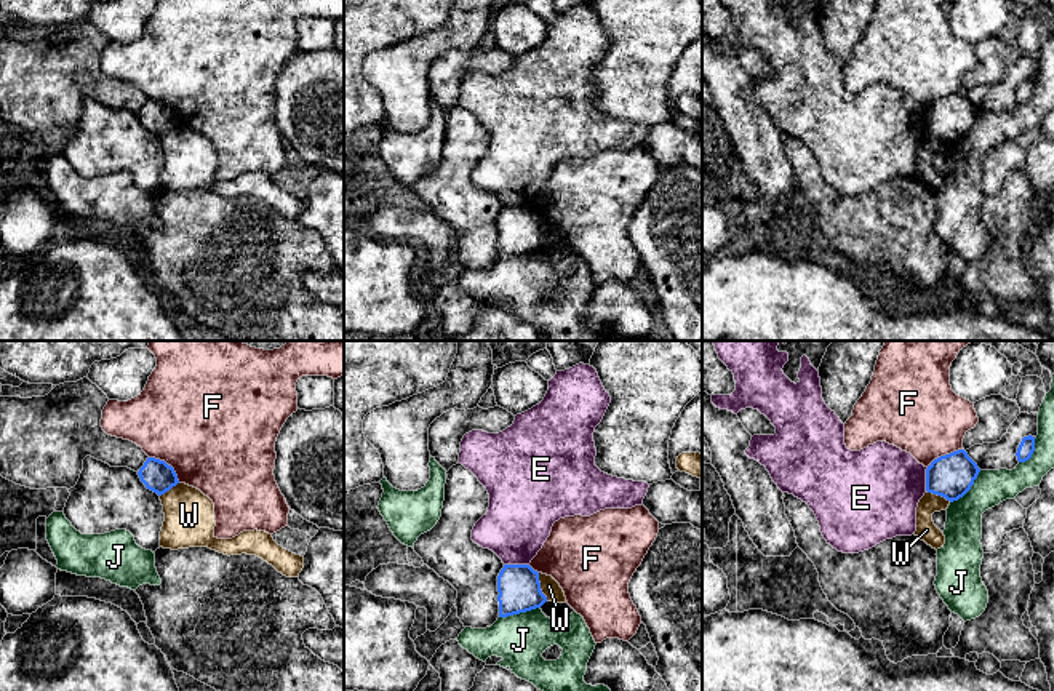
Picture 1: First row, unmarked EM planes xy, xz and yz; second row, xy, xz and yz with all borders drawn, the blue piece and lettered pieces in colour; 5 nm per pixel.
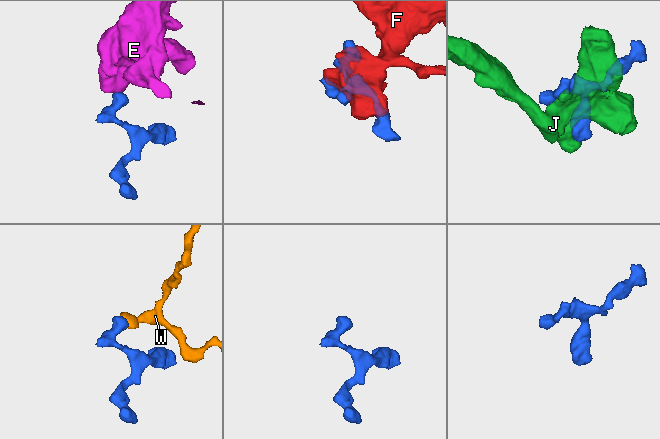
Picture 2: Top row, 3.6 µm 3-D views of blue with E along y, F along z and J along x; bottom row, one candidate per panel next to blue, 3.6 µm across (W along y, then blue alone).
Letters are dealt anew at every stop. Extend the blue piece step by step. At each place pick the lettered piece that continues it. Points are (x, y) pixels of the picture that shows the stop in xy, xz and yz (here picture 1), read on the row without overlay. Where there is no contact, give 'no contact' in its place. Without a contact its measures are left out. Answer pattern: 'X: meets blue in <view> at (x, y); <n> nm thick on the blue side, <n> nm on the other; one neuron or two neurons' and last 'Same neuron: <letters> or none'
E: meets blue in xz at (517, 207); 220 nm thick on the blue side, 340 nm on the other; two neurons
F: meets blue in xy at (167, 106); 160 nm thick on the blue side, 500 nm on the other; two neurons
J: meets blue in xz at (519, 255); 220 nm thick on the blue side, 260 nm on the other; two neurons
W: meets blue in xz at (539, 229); 220 nm thick on the blue side, 90 nm on the other; two neurons
Same neuron: none

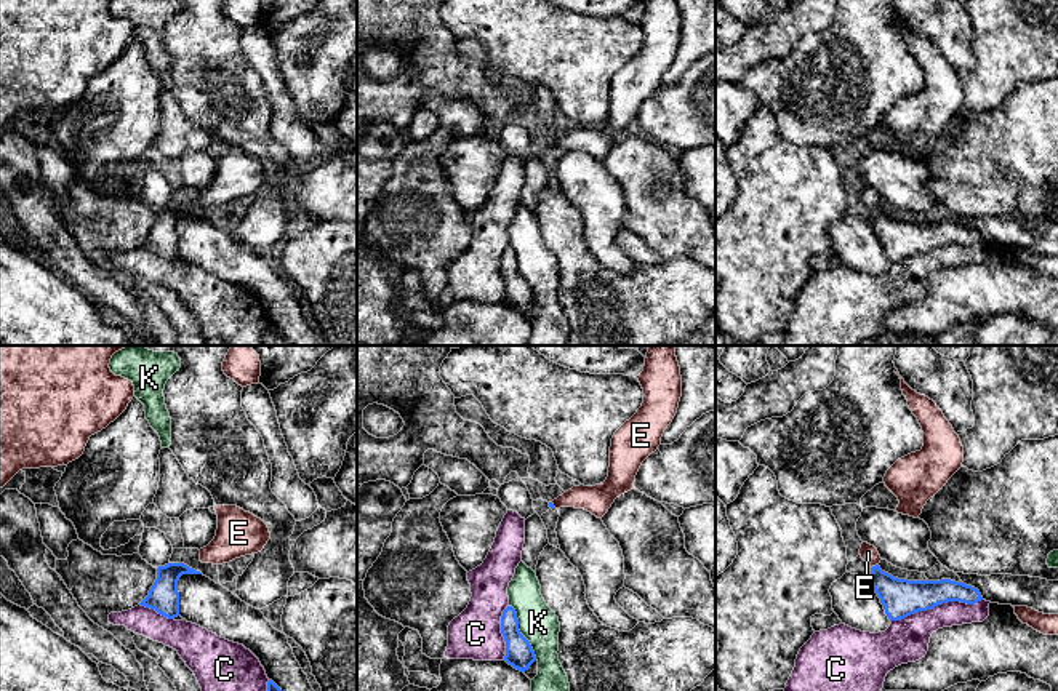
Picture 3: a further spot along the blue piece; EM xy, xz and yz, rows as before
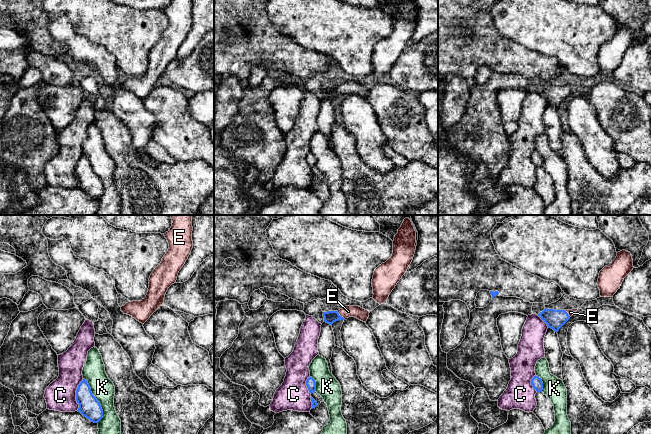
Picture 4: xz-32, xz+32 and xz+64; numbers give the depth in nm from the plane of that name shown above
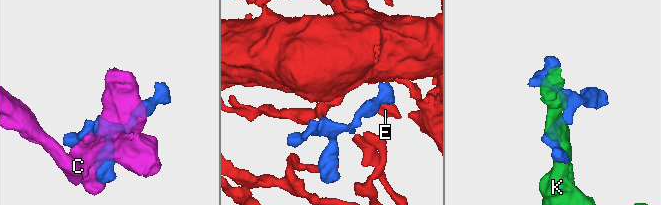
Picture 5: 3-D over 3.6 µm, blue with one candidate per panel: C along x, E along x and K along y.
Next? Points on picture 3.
C: meets blue in yz at (937, 247); 190 nm thick on the blue side, 220 nm on the other; two neurons
E: meets blue in yz at (876, 207); 190 nm thick on the blue side, 90 nm on the other; one neuron
K: meets blue in xz at (519, 274); 140 nm thick on the blue side, 190 nm on the other; two neurons
Same neuron: E

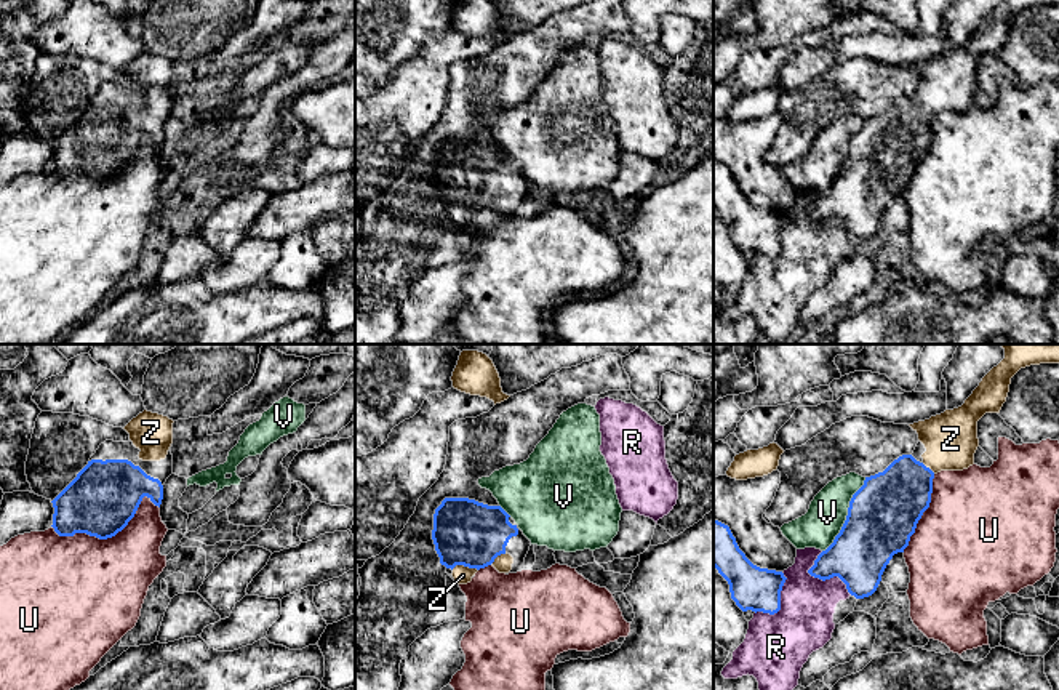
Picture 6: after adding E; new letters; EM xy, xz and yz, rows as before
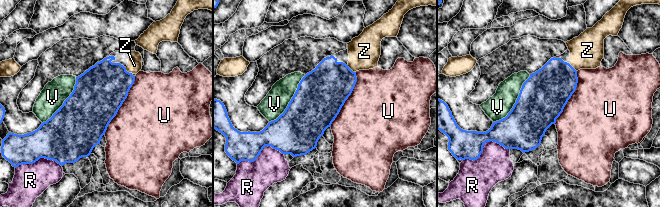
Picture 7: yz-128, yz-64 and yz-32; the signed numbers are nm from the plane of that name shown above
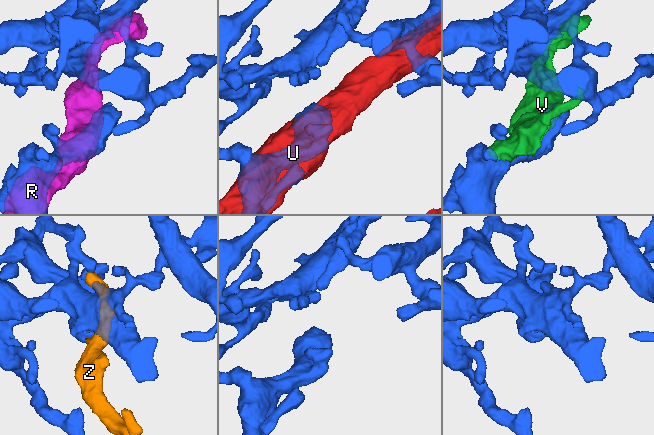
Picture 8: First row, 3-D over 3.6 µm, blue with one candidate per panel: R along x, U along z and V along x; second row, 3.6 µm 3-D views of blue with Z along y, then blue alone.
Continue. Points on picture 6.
R: meets blue in yz at (821, 220); 300 nm thick on the blue side, 280 nm on the other; two neurons
U: meets blue in xy at (109, 178); 360 nm thick on the blue side, 460 nm on the other; two neurons
V: meets blue in yz at (848, 156); 360 nm thick on the blue side, 190 nm on the other; two neurons
Z: meets blue in xz at (464, 207); 320 nm thick on the blue side, 90 nm on the other; one neuron
Same neuron: Z

